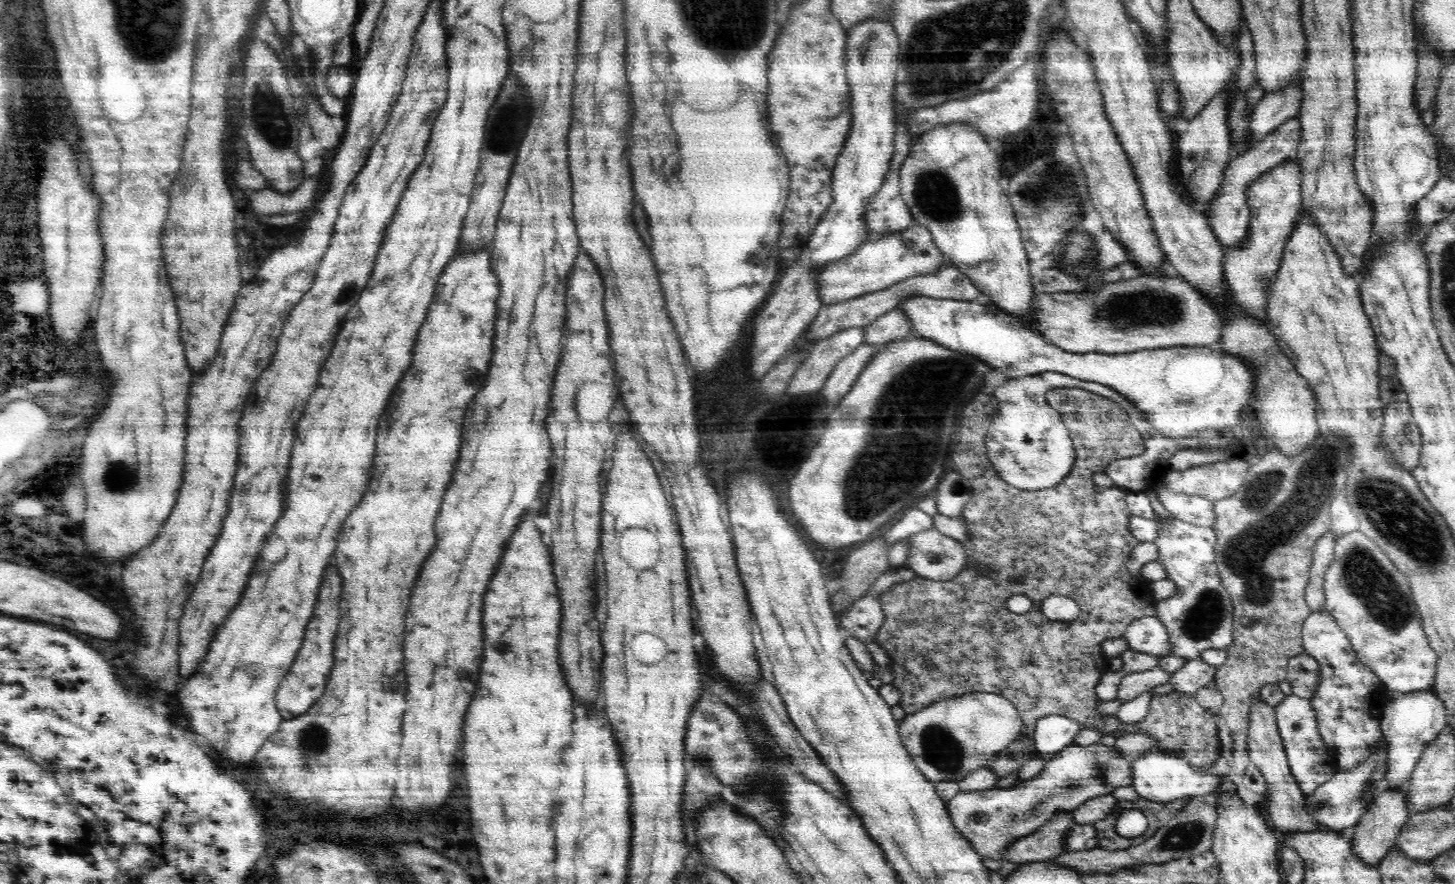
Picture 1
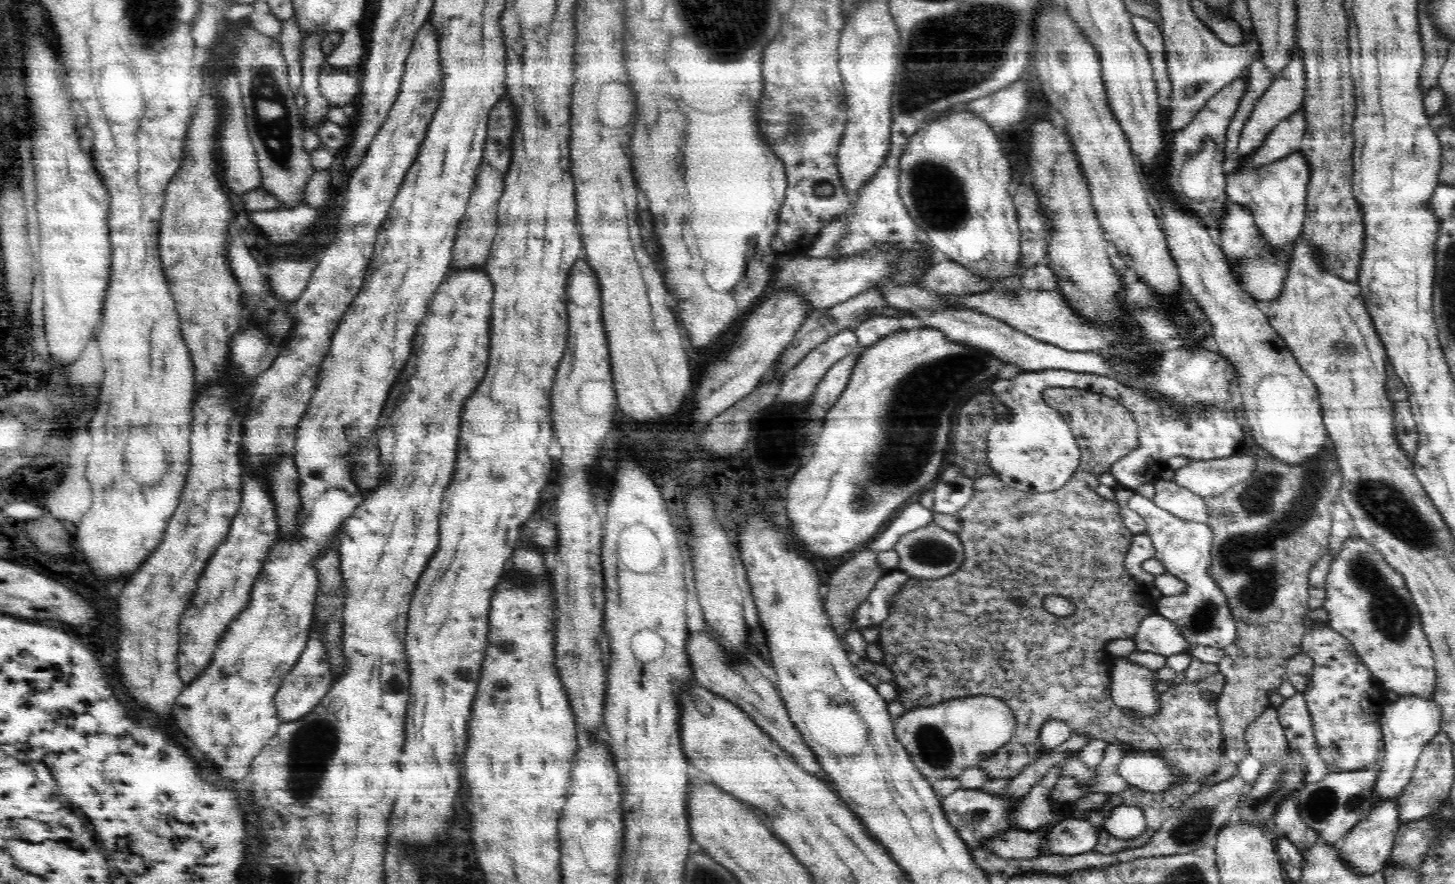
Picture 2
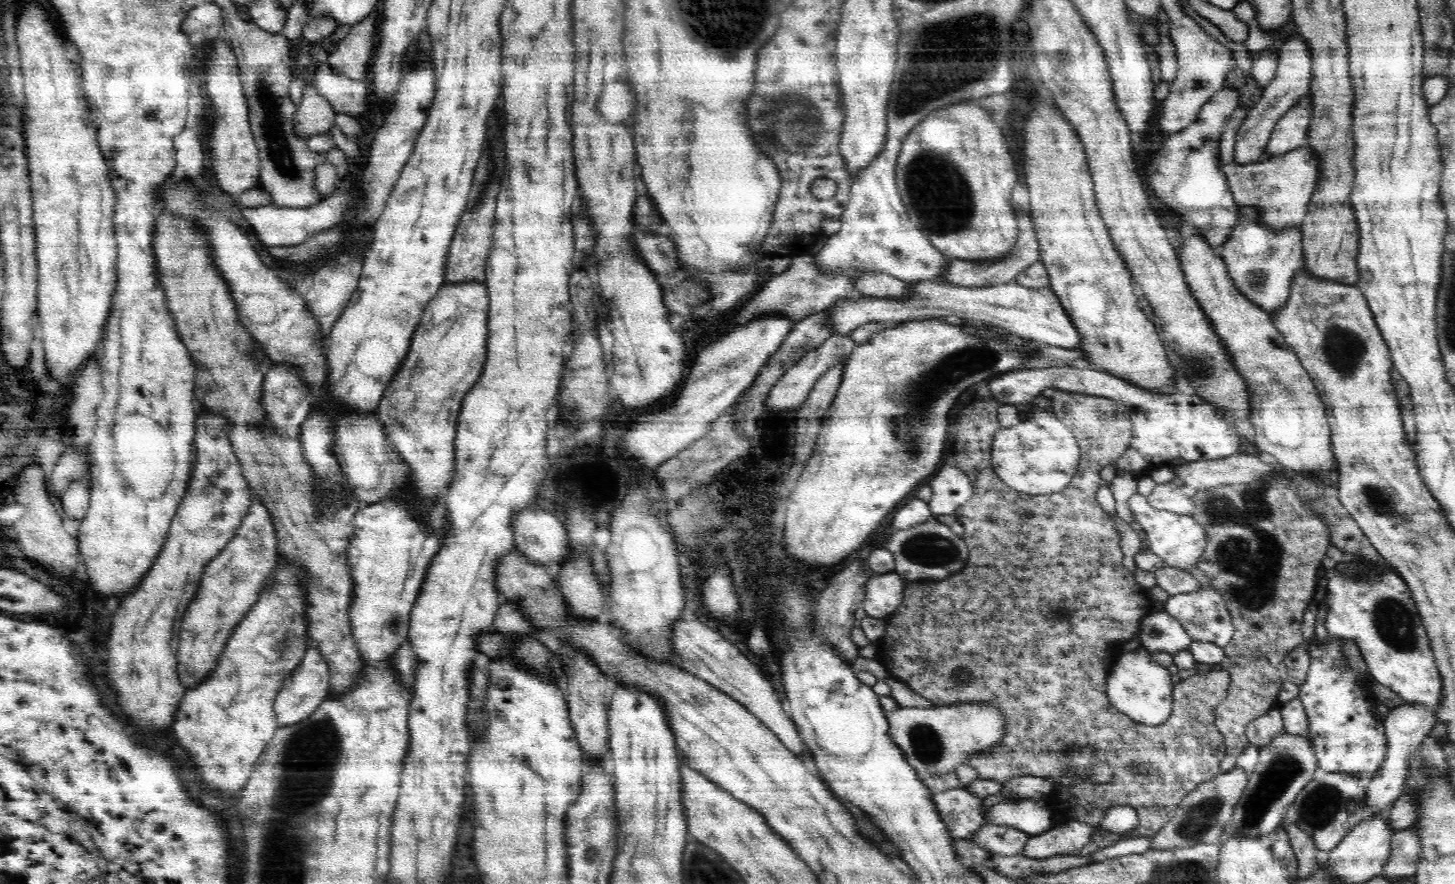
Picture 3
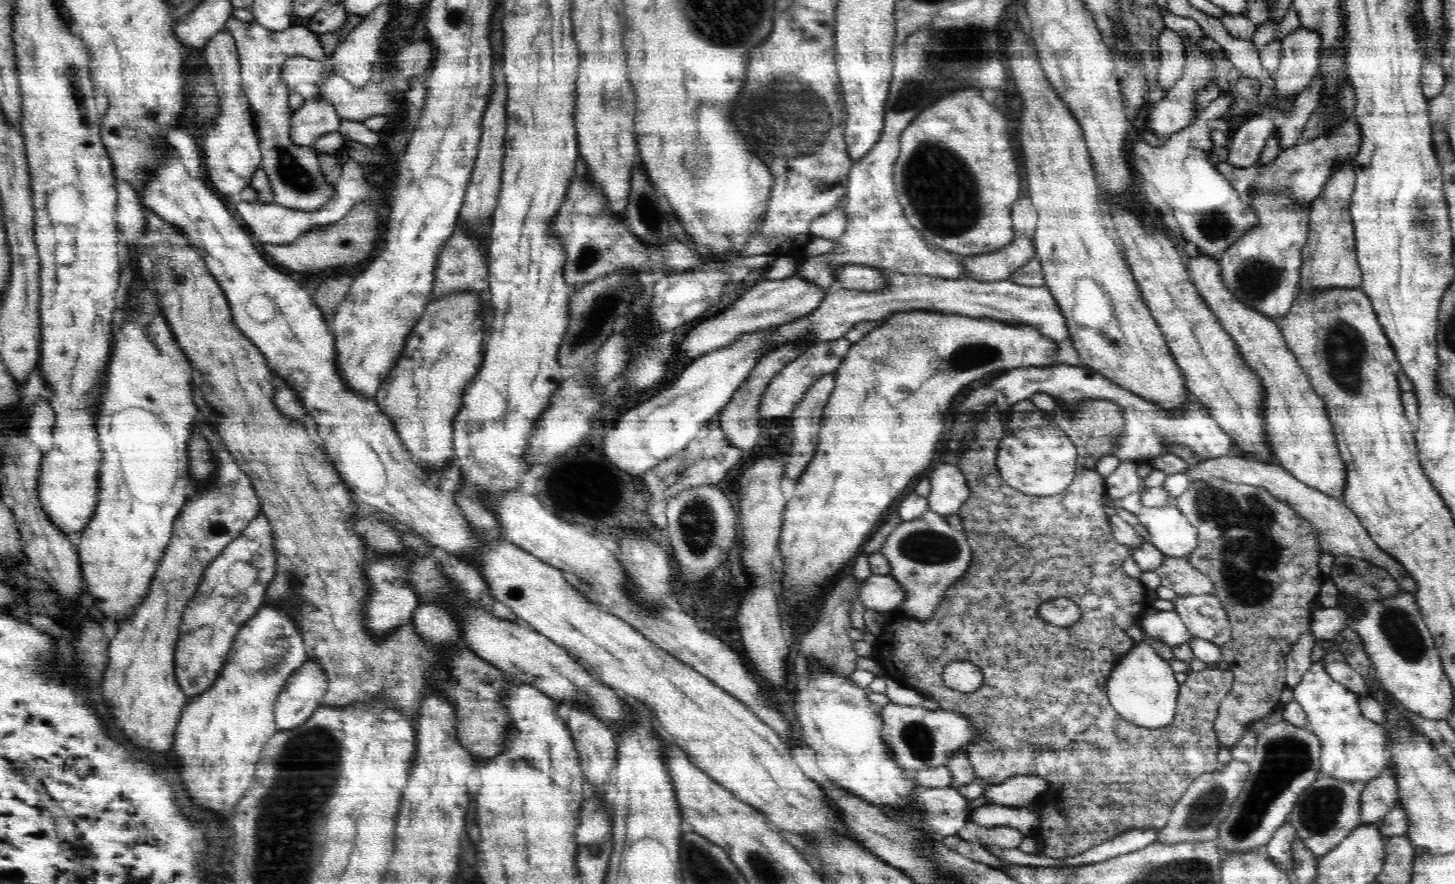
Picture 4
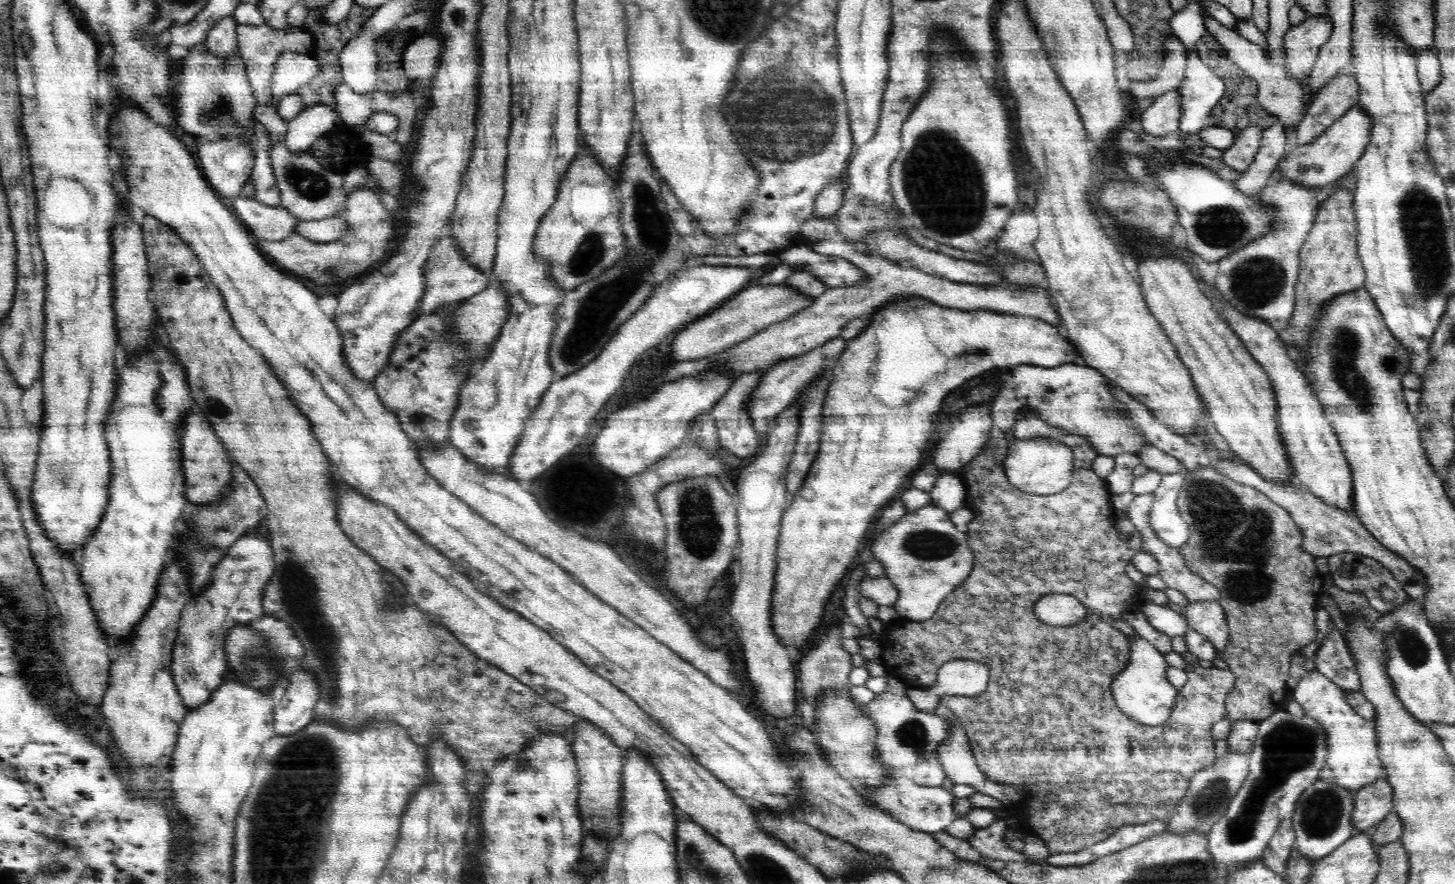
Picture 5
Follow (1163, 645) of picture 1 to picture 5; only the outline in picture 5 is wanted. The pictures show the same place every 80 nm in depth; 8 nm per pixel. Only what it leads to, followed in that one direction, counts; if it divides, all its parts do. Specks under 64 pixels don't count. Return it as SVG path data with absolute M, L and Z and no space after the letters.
M1141 601L1137 605L1136 610L1144 613L1150 626L1153 626L1156 630L1159 630L1162 634L1166 634L1170 638L1176 638L1176 636L1184 637L1186 628L1189 628L1184 617L1166 605Z

